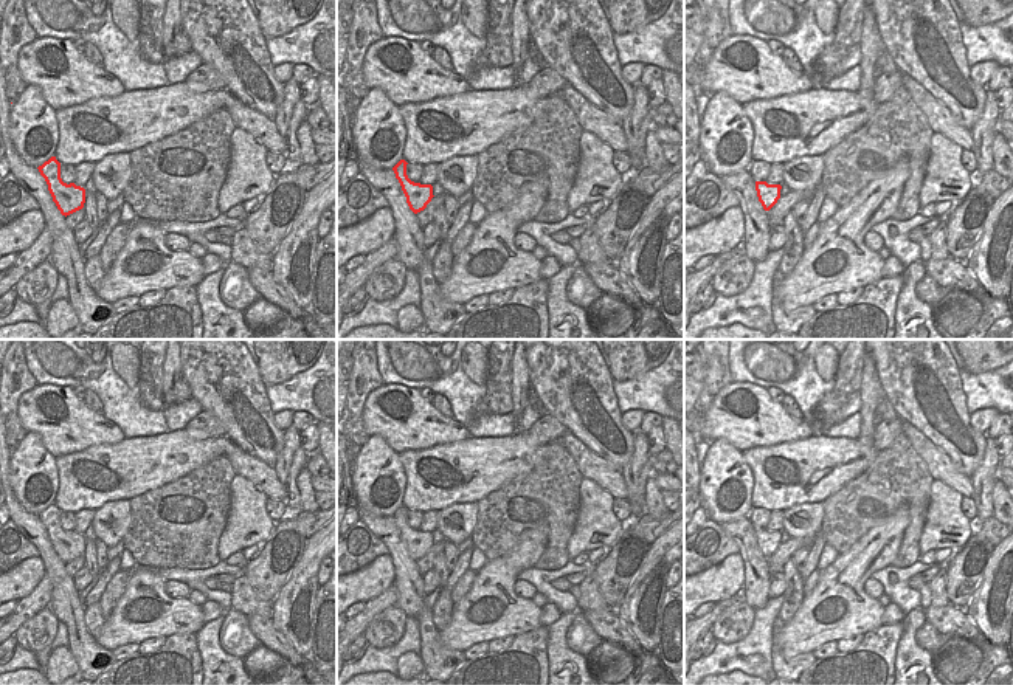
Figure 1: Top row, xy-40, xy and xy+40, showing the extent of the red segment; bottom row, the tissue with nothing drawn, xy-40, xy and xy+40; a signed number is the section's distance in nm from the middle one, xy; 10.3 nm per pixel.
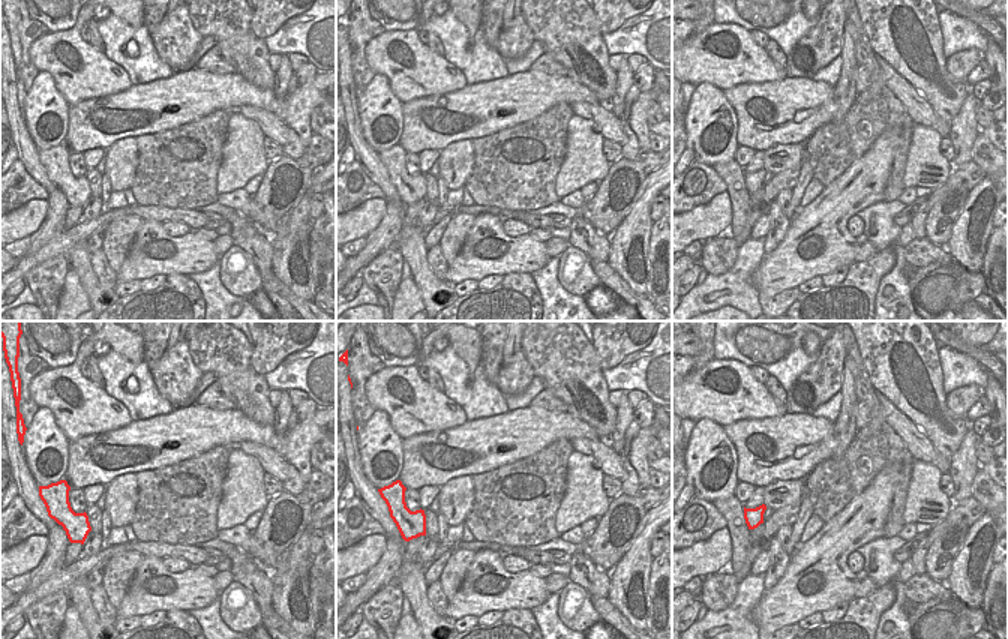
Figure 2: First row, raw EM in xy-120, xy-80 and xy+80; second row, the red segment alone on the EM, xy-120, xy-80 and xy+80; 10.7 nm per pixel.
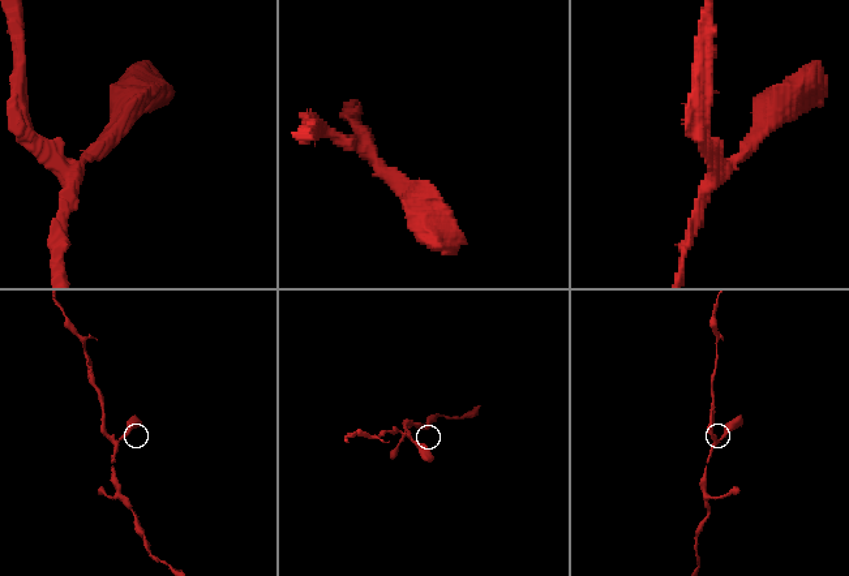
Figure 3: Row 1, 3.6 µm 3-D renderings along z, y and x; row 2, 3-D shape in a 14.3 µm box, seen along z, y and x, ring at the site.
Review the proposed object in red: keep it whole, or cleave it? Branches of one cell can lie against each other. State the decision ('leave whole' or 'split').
leave whole

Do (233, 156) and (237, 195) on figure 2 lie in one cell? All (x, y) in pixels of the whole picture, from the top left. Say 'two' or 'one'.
two

